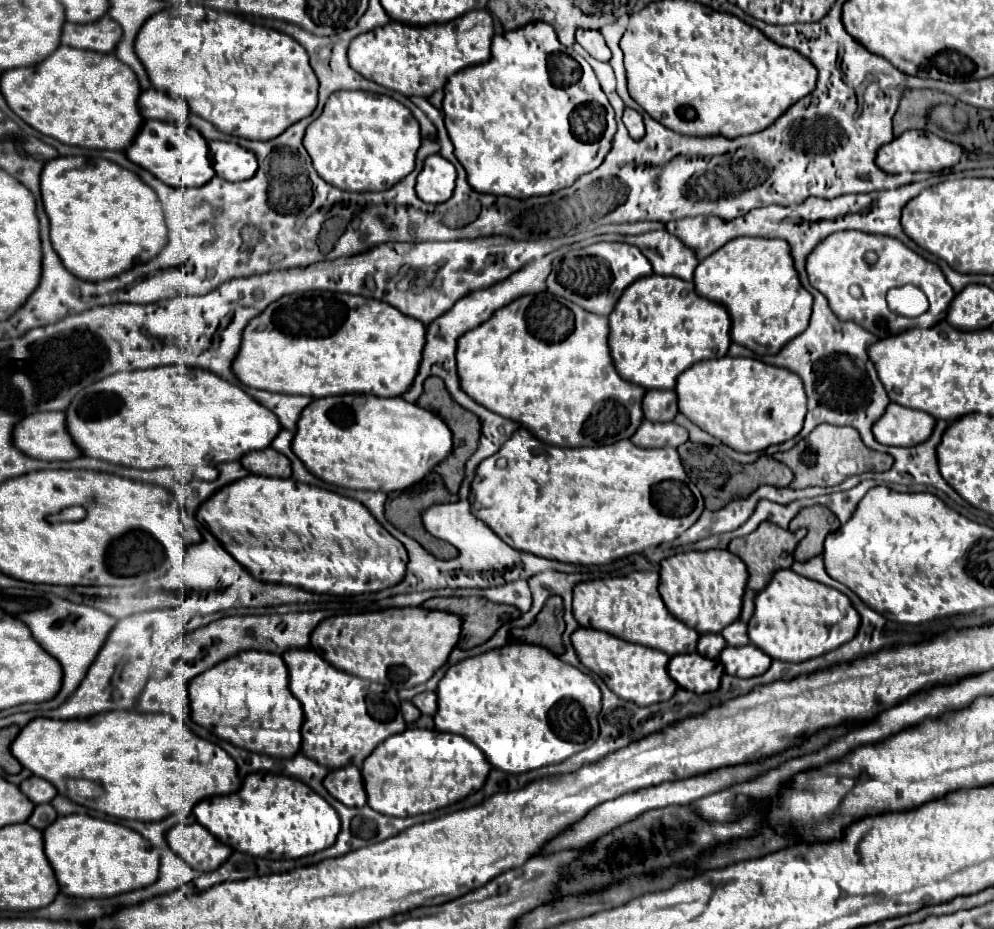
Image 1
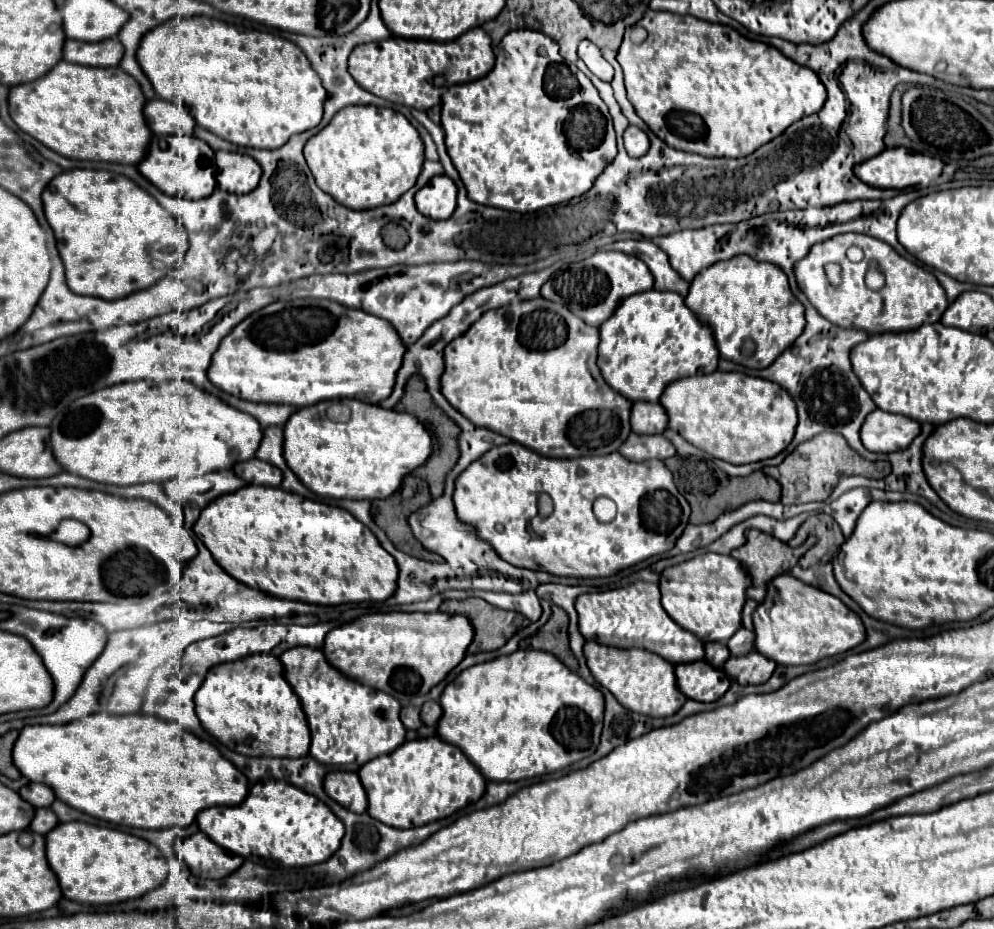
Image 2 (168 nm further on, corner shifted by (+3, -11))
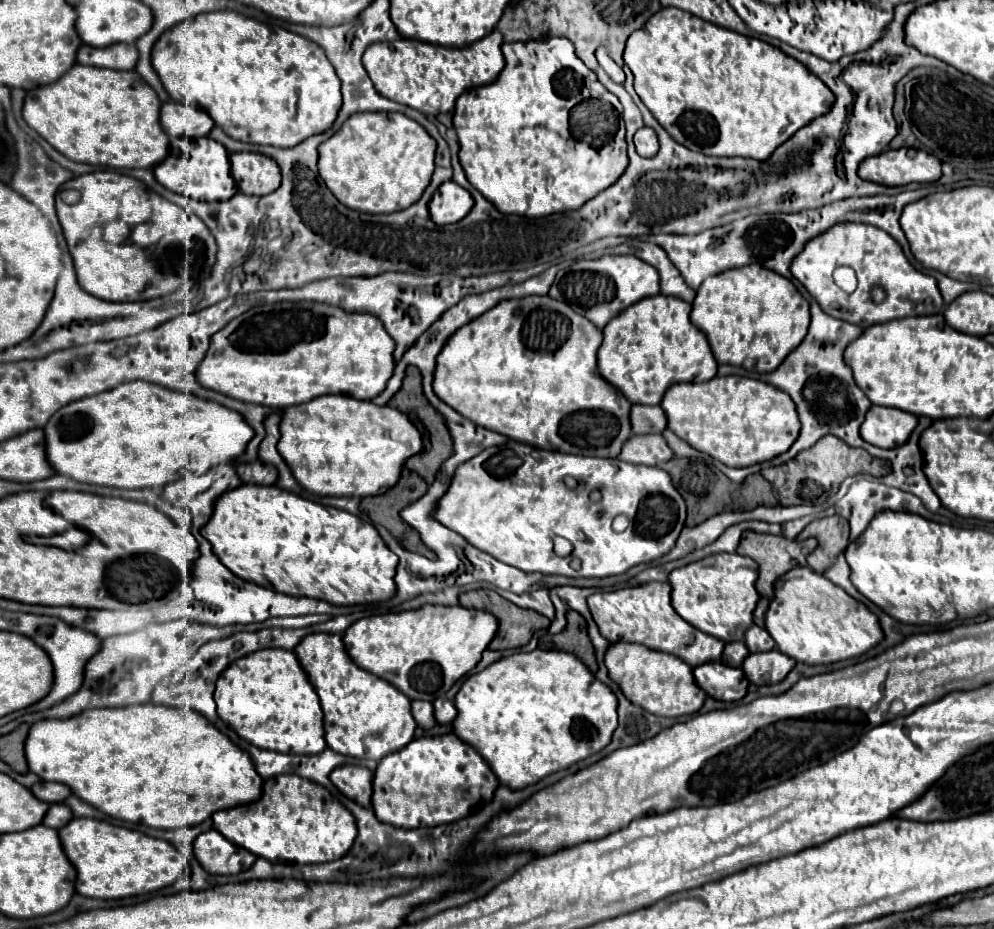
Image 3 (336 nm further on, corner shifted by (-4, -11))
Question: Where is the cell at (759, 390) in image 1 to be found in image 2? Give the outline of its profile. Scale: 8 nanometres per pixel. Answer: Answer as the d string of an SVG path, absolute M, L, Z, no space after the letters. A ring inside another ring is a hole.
M715 371L709 375L695 375L673 381L669 387L665 387L659 403L665 407L669 415L669 427L673 431L677 431L685 441L699 447L701 451L733 465L745 465L779 455L791 443L797 425L797 409L791 395L785 393L785 389L781 389L777 383L745 373Z

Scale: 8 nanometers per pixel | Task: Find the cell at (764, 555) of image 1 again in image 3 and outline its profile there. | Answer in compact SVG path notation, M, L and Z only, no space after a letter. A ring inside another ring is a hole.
M744 531L742 535L742 541L736 549L736 553L744 555L744 557L750 557L758 563L758 581L756 581L756 589L762 597L766 599L772 599L774 593L772 593L772 585L778 577L782 577L784 573L788 573L792 567L807 566L807 556L818 545L815 538L809 538L805 541L798 541L796 539L786 539L782 535L762 535L762 533L754 533L754 531Z

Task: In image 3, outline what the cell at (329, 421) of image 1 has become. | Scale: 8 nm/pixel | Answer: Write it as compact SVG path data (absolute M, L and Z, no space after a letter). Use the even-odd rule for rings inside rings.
M324 395L282 413L278 451L296 481L316 495L370 497L392 489L404 463L422 451L422 435L408 415L350 395Z

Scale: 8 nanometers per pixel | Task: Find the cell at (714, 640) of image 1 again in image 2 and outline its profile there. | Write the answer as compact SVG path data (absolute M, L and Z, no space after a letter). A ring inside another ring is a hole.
M705 643L705 661L715 665L715 667L723 667L723 663L731 657L729 649L725 643Z

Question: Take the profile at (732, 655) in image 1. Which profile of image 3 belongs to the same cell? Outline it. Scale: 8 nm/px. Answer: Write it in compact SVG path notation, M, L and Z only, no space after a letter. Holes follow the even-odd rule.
M772 649L766 653L748 655L742 663L742 671L746 673L748 681L754 685L772 685L772 683L780 683L780 679L784 679L784 675L788 675L788 671L794 665L796 665L794 659Z

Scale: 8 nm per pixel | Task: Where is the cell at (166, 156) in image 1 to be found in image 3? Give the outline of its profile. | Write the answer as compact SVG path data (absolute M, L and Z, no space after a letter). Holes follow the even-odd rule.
M210 137L190 139L188 151L182 151L180 147L172 145L168 157L154 167L154 175L156 175L158 183L164 185L166 189L170 189L174 193L182 193L192 199L198 199L198 201L228 199L238 191L238 187L230 175L228 155L230 155L228 149Z

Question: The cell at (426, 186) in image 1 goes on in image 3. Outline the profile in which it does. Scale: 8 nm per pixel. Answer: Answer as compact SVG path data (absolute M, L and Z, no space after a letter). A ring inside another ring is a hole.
M446 181L438 187L434 197L430 199L428 211L430 211L430 219L434 223L448 225L448 223L456 223L464 215L468 215L472 205L474 205L474 199L466 189L462 189L454 181Z

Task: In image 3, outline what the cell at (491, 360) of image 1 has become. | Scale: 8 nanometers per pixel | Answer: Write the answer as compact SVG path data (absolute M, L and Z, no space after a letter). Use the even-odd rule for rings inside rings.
M546 297L508 299L472 323L460 327L438 355L434 371L434 391L452 409L464 417L492 427L510 439L544 447L548 451L618 457L624 441L630 437L630 403L596 373L596 353L602 343L602 331L586 317L572 311L566 303Z

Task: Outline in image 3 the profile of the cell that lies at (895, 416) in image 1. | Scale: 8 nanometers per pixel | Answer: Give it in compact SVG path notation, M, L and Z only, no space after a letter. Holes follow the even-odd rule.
M872 405L866 413L866 419L860 427L860 435L876 447L892 449L904 445L914 431L918 419L912 413L894 409L894 407L880 407Z

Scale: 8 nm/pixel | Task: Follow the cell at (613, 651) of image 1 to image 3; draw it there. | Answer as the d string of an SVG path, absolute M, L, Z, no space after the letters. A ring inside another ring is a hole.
M612 643L604 655L604 663L608 677L622 689L626 699L654 715L678 717L696 713L706 699L704 691L694 681L692 667L674 655L652 651L636 643Z

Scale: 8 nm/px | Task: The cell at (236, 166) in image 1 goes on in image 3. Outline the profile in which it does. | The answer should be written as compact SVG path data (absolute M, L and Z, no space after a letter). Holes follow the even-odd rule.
M232 153L232 177L246 195L268 195L280 185L280 169L274 159L260 153Z

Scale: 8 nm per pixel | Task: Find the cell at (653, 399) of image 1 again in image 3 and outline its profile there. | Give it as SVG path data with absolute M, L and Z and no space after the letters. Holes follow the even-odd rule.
M632 405L630 421L634 433L662 433L668 427L666 413L658 405Z

